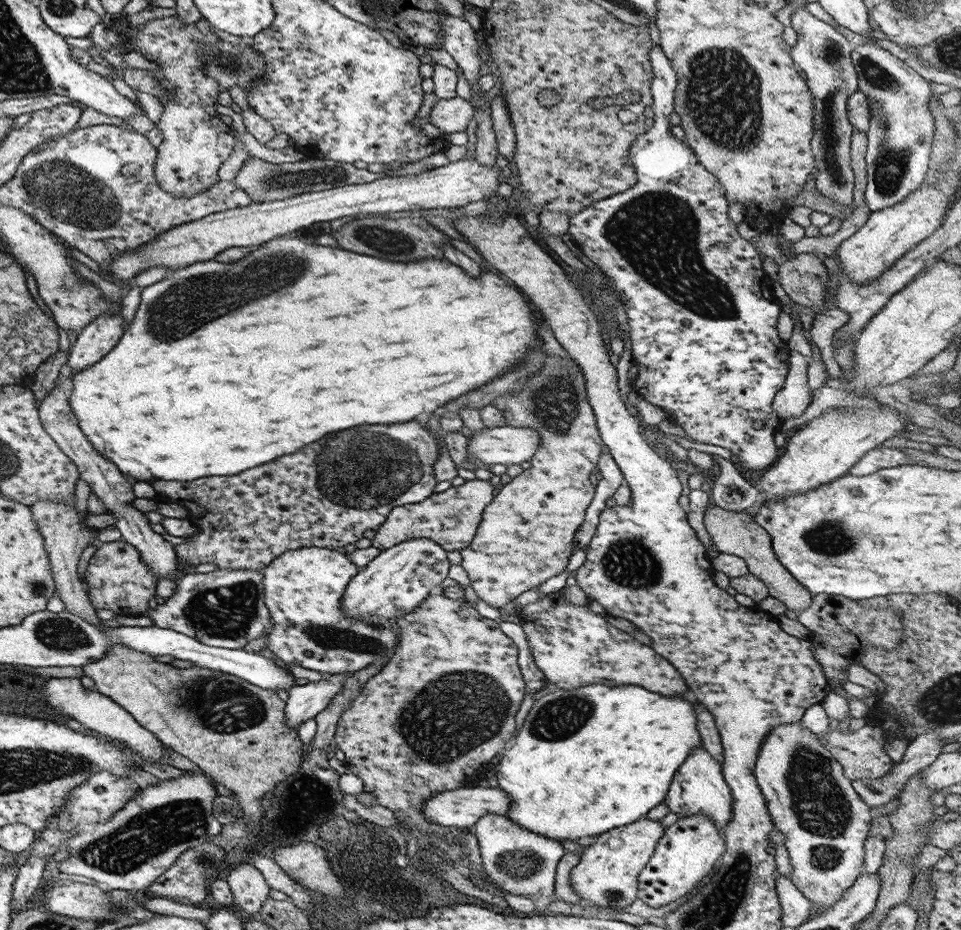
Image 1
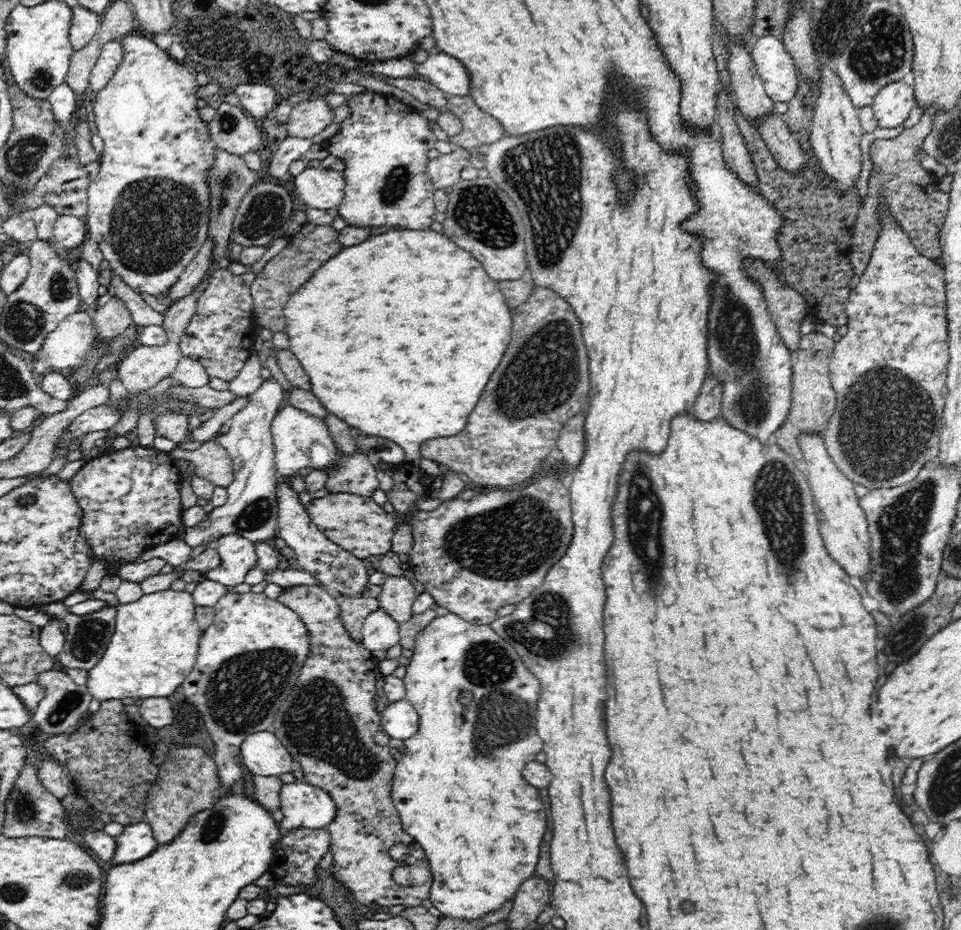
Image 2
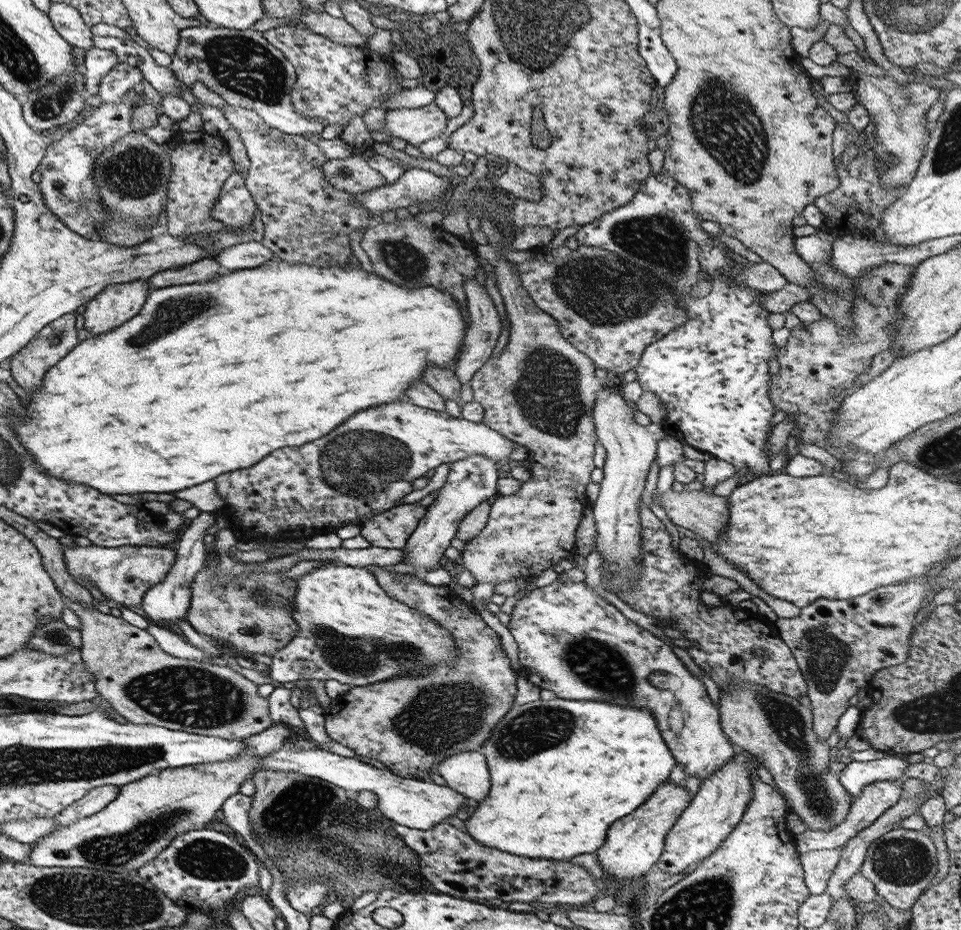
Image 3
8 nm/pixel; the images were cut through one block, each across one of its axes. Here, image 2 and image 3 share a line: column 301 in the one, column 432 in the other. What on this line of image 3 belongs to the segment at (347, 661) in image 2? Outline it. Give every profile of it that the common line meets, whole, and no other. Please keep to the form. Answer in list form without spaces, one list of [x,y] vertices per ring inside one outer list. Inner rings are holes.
[[[390,566],[371,570],[376,584],[387,596],[417,609],[445,627],[455,643],[455,662],[451,670],[439,666],[429,676],[397,676],[385,682],[375,682],[369,686],[349,688],[343,695],[335,698],[323,712],[325,733],[335,742],[347,746],[354,754],[378,760],[387,771],[403,778],[430,780],[427,770],[437,768],[443,758],[461,751],[479,750],[479,745],[495,724],[509,709],[516,695],[516,676],[508,665],[507,656],[502,649],[499,635],[487,626],[478,612],[473,612],[467,602],[463,602],[451,588],[430,586],[414,574],[395,573]]]

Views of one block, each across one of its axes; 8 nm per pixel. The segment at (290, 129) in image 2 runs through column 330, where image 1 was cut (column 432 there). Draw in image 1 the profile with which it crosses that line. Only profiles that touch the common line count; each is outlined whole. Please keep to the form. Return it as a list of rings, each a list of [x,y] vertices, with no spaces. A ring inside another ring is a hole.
[[[455,95],[450,99],[437,99],[427,117],[445,136],[465,130],[472,117],[472,107],[467,100]]]

